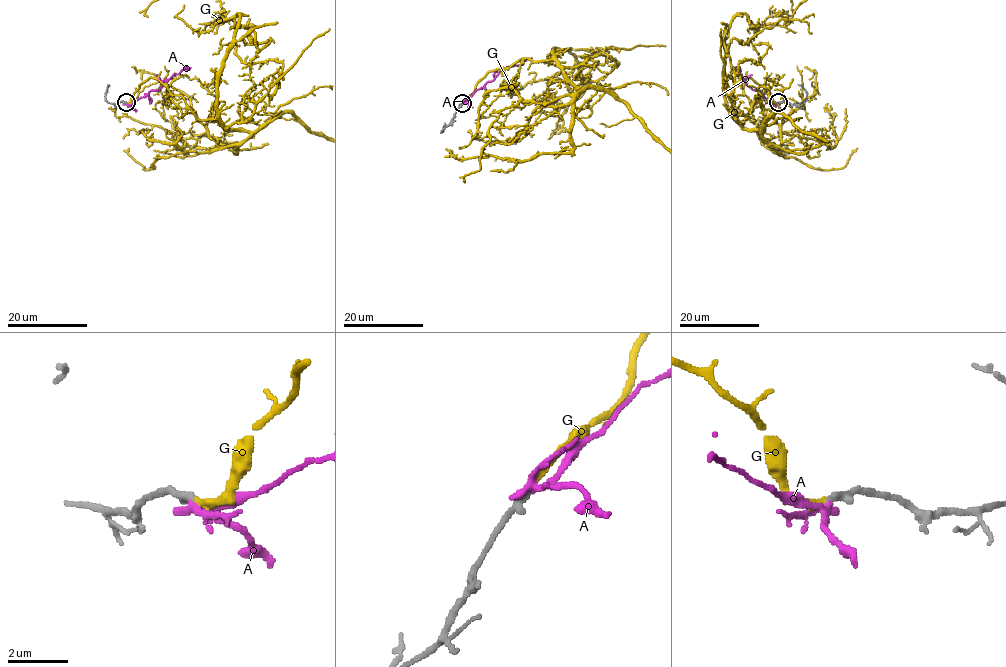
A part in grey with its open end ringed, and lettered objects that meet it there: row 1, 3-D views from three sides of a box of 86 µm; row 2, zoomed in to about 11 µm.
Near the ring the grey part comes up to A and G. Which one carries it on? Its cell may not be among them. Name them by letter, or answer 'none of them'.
G

